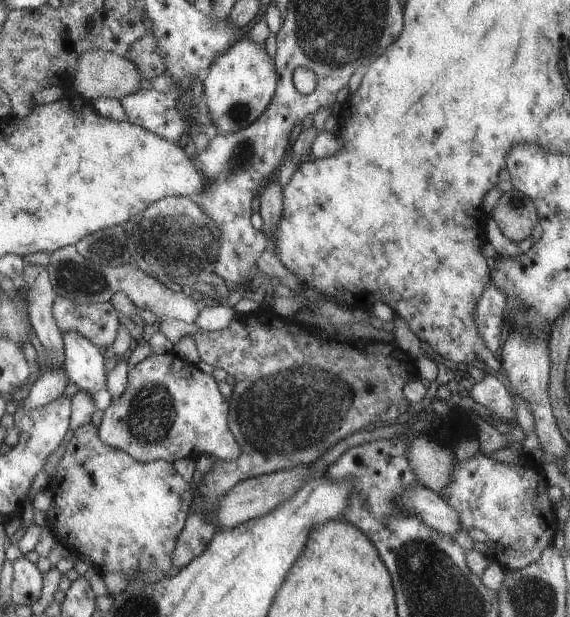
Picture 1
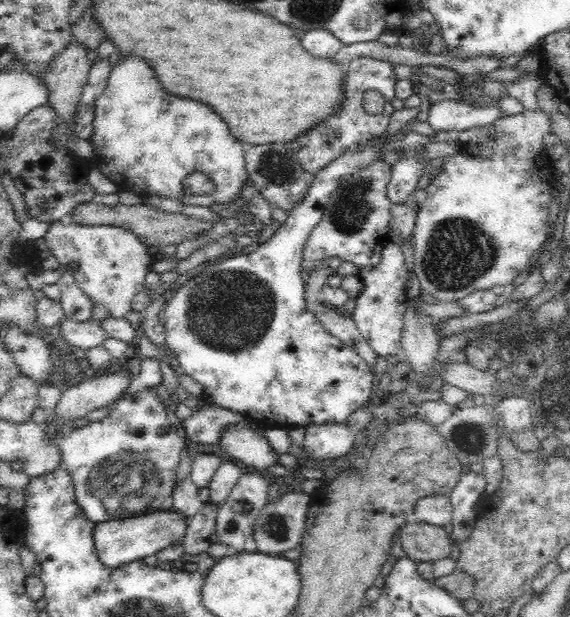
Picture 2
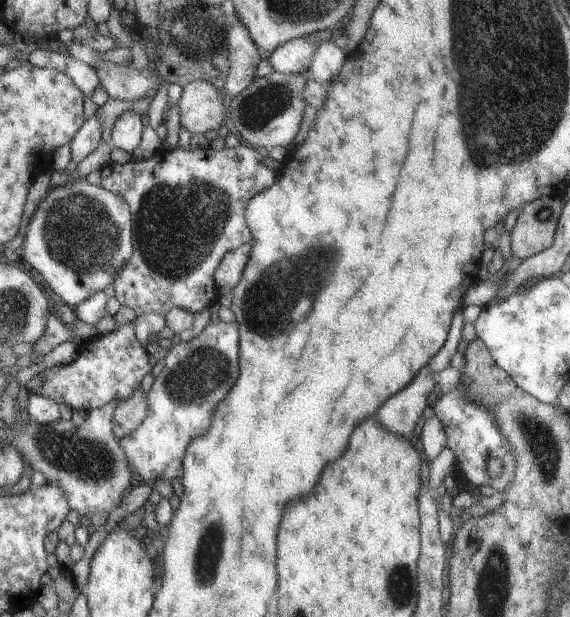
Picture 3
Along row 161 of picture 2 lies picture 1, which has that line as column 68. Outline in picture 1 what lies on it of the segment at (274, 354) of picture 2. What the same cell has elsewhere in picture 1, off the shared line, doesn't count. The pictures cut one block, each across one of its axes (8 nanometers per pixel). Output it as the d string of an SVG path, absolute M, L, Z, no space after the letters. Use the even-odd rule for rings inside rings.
M63 332L63 370L67 372L67 378L69 378L69 383L72 382L77 386L77 390L85 392L95 409L104 411L109 403L111 402L112 396L107 392L105 388L106 371L105 366L103 366L104 358L99 353L99 349L95 344L91 344L89 340L79 336L77 332Z

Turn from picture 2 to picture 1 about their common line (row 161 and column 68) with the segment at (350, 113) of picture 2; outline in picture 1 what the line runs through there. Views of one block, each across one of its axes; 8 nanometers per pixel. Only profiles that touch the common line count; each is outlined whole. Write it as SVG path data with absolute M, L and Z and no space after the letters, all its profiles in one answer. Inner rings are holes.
M56 296L52 316L57 328L63 332L77 332L95 346L110 346L118 328L117 311L109 301L97 304L77 304Z

